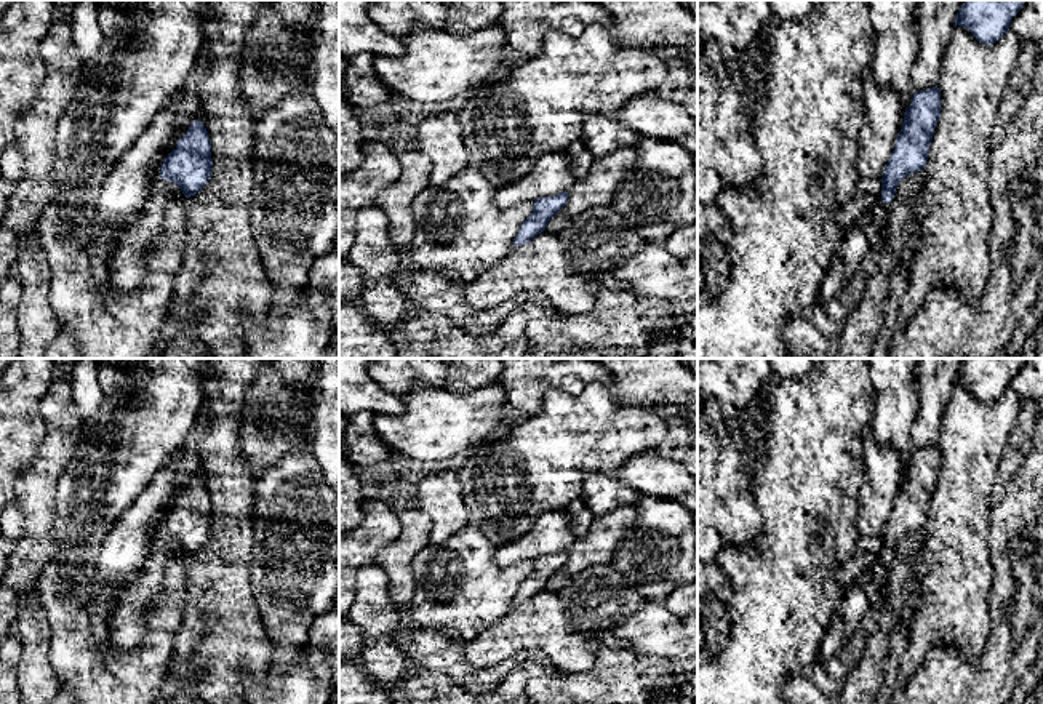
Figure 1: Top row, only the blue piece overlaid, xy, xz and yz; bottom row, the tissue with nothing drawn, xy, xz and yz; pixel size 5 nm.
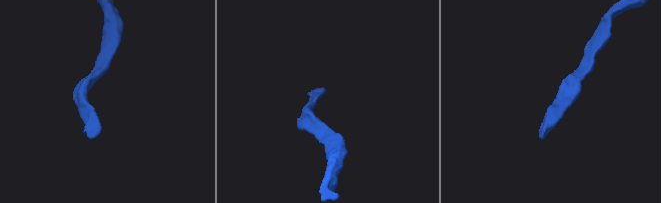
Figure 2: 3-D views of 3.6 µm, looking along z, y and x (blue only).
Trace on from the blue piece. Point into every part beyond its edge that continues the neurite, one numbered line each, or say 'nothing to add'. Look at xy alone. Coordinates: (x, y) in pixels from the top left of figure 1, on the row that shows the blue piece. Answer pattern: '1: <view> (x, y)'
1: xy (128, 268)

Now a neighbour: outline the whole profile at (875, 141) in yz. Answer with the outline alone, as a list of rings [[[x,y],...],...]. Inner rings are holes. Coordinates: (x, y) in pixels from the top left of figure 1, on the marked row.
[[[864,72],[862,88],[867,123],[854,134],[857,144],[854,163],[861,178],[870,176],[881,181],[904,122],[902,102],[894,88],[880,88],[872,72]]]

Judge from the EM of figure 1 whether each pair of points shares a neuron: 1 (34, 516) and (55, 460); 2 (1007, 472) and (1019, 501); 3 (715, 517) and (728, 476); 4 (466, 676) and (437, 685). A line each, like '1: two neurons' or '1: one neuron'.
1: one neuron
2: two neurons
3: one neuron
4: two neurons

